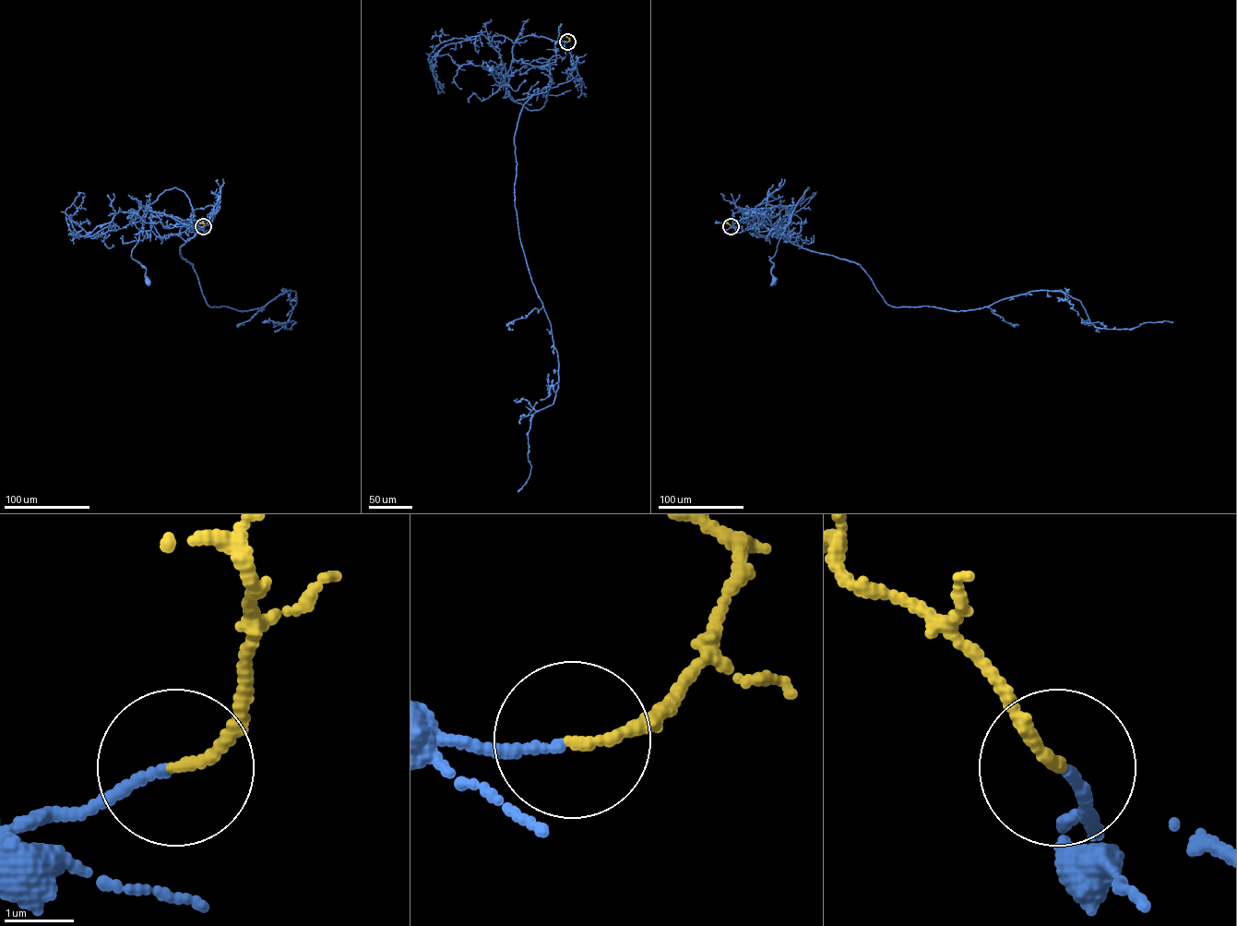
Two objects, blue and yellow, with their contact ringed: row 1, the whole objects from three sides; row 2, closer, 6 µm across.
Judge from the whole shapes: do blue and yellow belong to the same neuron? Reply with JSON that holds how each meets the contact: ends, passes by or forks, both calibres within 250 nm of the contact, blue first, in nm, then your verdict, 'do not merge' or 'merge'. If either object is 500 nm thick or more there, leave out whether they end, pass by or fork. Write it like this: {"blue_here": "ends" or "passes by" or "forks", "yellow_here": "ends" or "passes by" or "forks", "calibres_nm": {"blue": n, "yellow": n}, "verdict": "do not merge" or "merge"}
{"blue_here": "ends", "yellow_here": "ends", "calibres_nm": {"blue": 130, "yellow": 150}, "verdict": "merge"}

